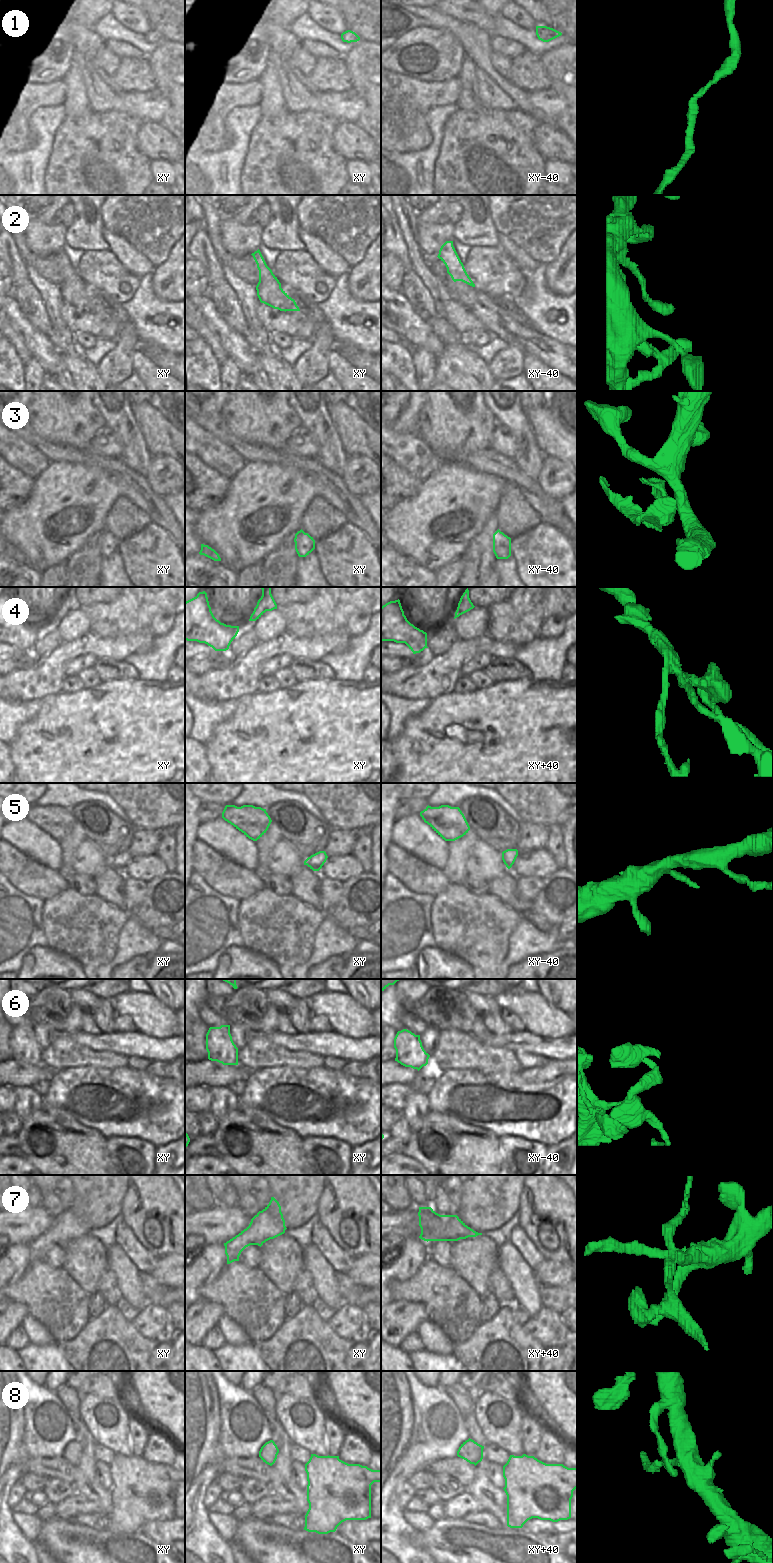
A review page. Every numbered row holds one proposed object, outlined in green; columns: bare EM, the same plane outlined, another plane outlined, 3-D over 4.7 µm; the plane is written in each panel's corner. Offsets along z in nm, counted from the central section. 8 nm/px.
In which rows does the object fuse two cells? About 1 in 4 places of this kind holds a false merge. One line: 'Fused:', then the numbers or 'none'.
Fused: 3, 4, 6, 7.

